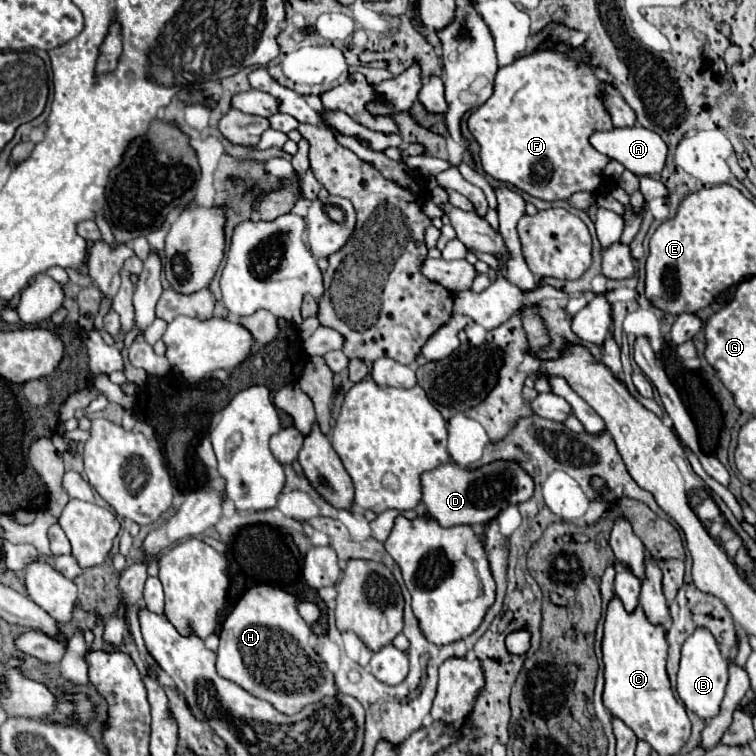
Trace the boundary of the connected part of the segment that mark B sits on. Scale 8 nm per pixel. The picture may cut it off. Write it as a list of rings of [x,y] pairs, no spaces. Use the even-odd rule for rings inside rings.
[[[696,629],[682,647],[682,661],[678,671],[678,695],[684,701],[684,705],[694,711],[700,719],[708,721],[718,715],[720,703],[724,699],[728,683],[728,661],[720,655],[720,649],[716,645],[716,639],[708,629]]]

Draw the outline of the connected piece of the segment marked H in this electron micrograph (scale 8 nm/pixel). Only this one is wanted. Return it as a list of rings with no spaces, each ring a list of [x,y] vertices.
[[[252,587],[226,617],[220,631],[216,671],[246,689],[250,695],[272,703],[278,711],[294,715],[320,697],[336,695],[334,675],[308,647],[310,629],[296,611],[296,599],[280,587]]]

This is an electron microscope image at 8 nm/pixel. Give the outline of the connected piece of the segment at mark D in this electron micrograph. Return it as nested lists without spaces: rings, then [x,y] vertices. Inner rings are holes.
[[[496,461],[490,465],[484,465],[480,469],[462,469],[456,463],[444,463],[432,471],[422,473],[420,477],[422,481],[422,503],[426,507],[426,517],[438,521],[442,527],[454,527],[454,525],[484,525],[488,521],[492,521],[496,517],[498,511],[502,511],[506,507],[506,503],[510,505],[518,505],[522,501],[528,501],[534,493],[534,481],[532,477],[528,477],[528,473],[524,473],[524,469],[512,461]]]

